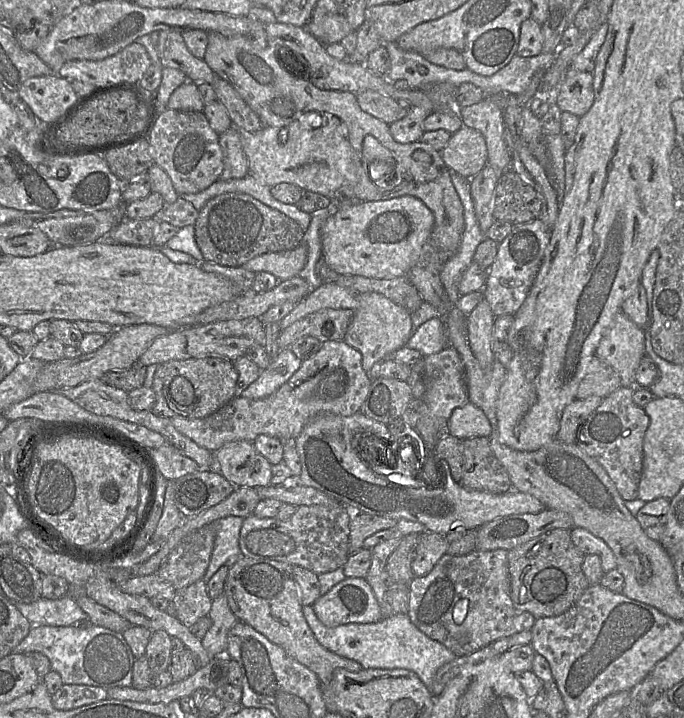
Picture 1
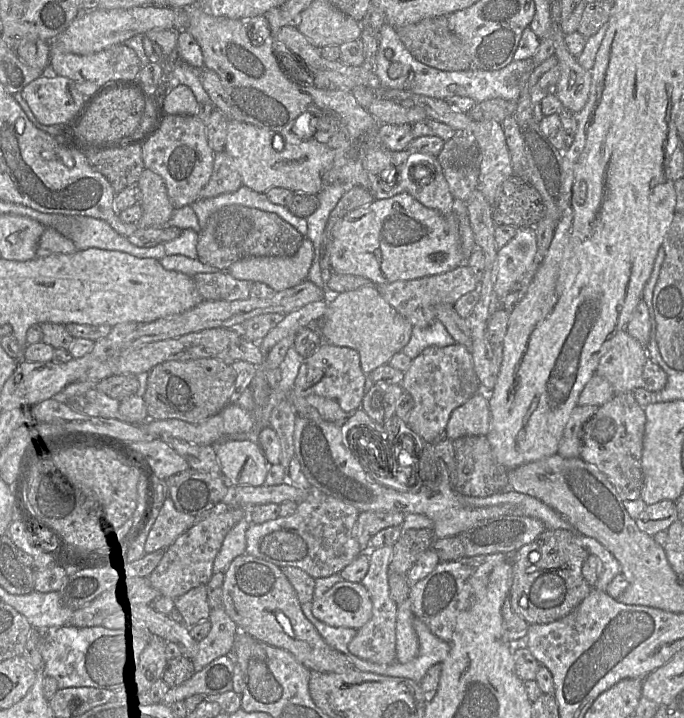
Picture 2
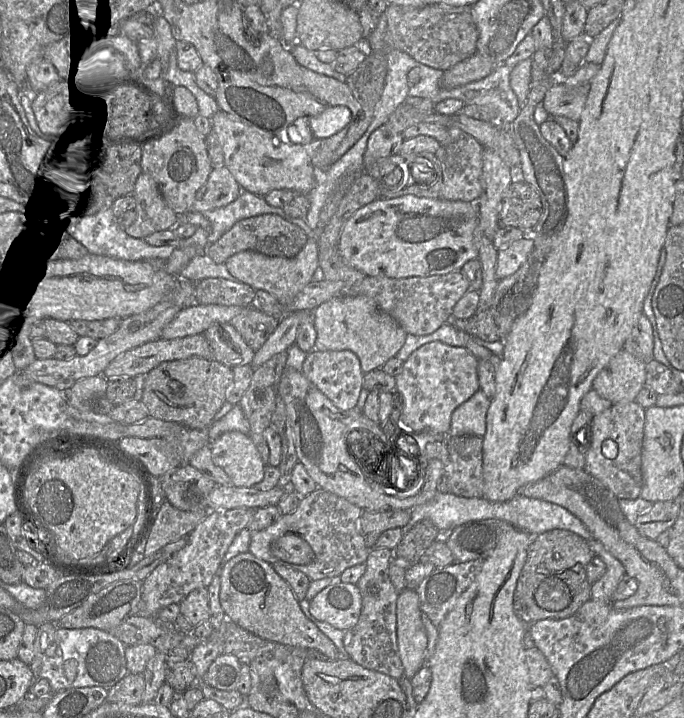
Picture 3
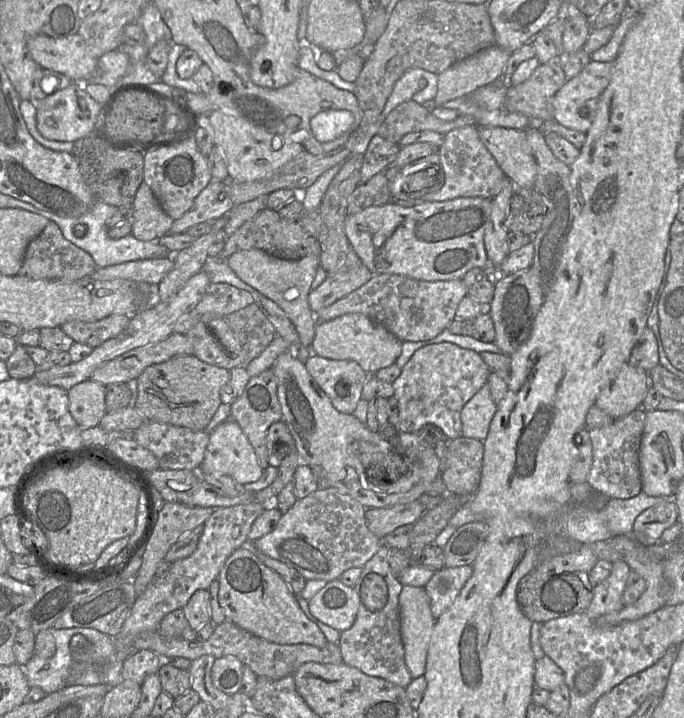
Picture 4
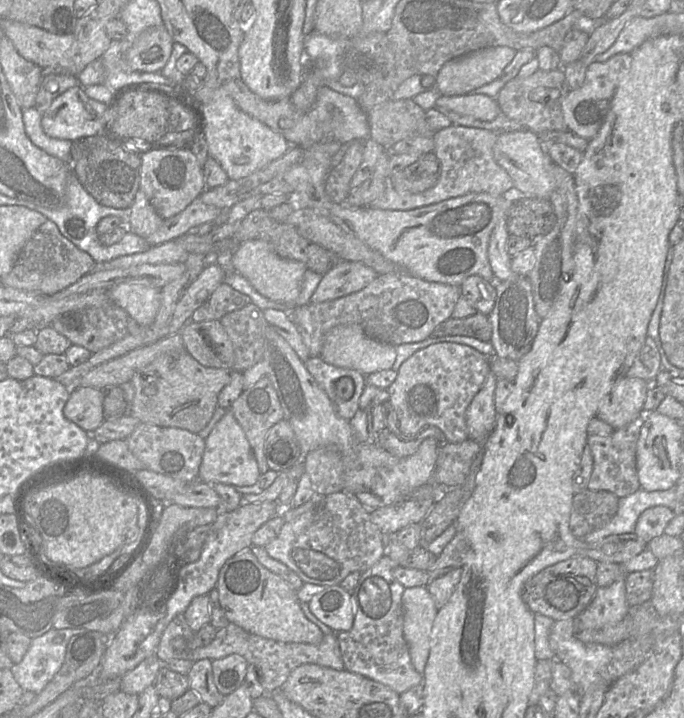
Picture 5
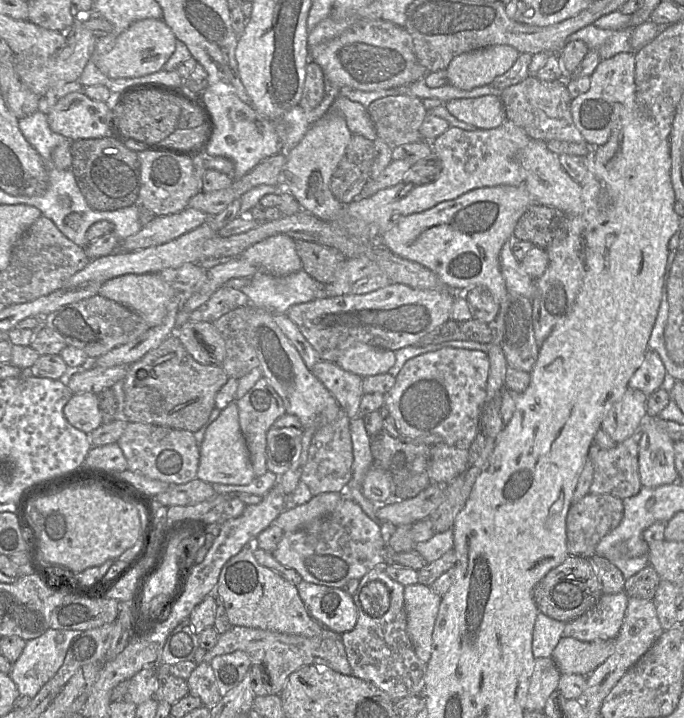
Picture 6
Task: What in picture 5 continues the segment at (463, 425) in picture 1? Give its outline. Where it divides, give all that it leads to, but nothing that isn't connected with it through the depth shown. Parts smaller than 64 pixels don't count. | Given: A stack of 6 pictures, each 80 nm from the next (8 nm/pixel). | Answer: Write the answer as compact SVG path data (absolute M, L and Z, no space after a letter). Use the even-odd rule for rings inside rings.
M490 370L484 385L474 396L466 410L466 424L469 439L476 442L486 441L495 427L497 410L494 393L498 378Z

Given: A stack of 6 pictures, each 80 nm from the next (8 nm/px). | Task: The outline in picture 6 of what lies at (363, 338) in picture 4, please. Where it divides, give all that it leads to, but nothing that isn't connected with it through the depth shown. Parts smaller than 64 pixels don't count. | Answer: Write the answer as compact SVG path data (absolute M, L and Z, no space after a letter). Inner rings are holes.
M360 343L346 349L335 364L346 371L366 377L388 373L395 362L394 351Z

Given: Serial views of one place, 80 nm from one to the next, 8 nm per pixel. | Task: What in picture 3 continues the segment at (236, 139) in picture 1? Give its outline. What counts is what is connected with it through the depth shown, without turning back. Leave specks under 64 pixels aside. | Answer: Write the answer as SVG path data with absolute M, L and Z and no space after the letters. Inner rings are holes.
M226 166L213 167L207 182L197 191L193 211L204 213L225 207L243 190Z

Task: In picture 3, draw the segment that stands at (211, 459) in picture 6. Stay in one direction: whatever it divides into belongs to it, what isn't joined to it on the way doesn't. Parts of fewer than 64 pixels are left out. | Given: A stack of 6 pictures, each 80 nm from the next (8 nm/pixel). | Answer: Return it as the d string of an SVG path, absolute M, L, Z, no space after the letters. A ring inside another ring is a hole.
M239 431L223 433L210 442L213 462L222 468L236 487L254 487L264 478L265 467L261 455L249 435Z

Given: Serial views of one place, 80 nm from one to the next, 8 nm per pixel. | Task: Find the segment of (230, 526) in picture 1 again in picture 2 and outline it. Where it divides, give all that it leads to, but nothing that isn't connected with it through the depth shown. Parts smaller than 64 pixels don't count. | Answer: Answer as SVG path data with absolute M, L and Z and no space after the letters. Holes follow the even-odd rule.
M245 517L228 532L214 560L214 574L218 572L225 573L229 564L236 557L246 554L246 531L250 524L248 517Z

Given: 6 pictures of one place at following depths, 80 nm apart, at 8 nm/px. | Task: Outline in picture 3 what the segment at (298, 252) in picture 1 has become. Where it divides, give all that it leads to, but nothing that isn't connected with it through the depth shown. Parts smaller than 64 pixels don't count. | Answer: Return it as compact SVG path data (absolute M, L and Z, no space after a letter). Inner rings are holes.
M308 237L304 248L294 258L267 256L256 251L242 251L226 261L230 274L238 281L255 290L265 290L272 294L285 308L298 293L312 280L319 267L319 248L316 237Z

